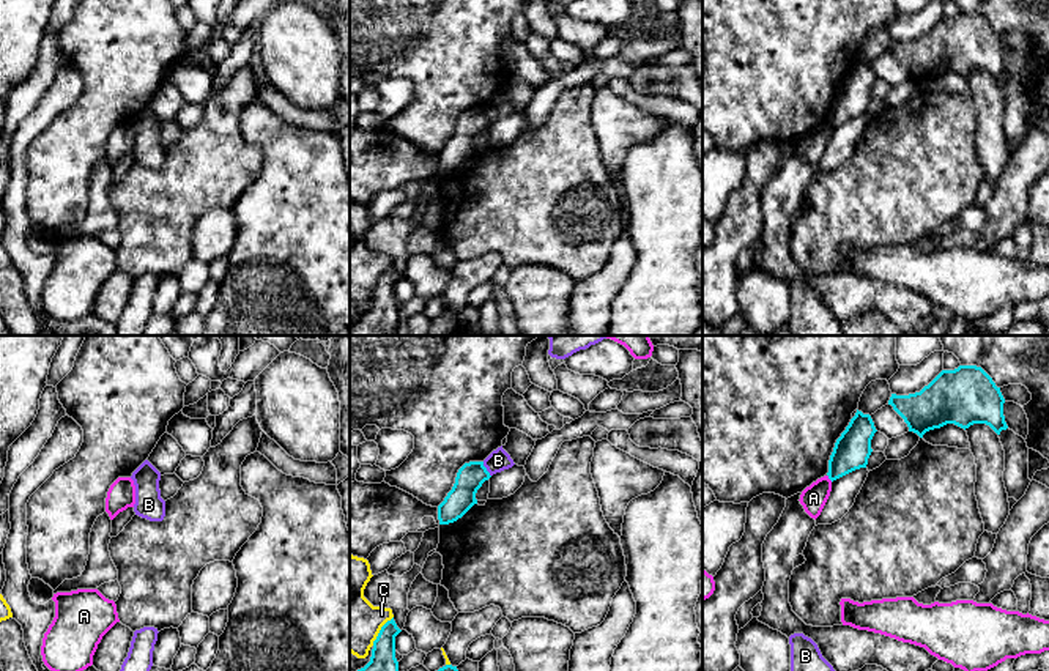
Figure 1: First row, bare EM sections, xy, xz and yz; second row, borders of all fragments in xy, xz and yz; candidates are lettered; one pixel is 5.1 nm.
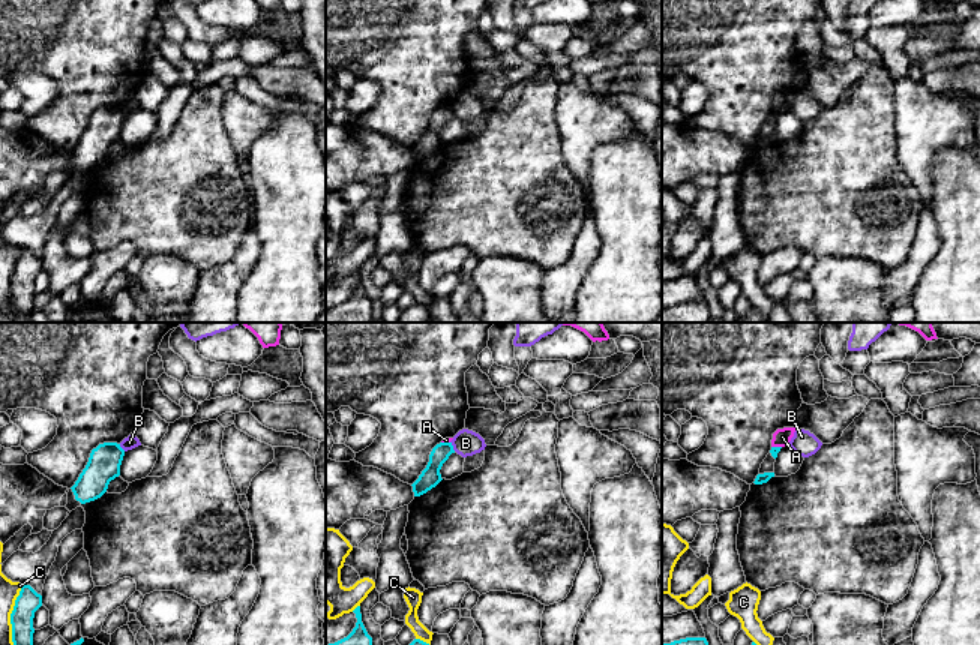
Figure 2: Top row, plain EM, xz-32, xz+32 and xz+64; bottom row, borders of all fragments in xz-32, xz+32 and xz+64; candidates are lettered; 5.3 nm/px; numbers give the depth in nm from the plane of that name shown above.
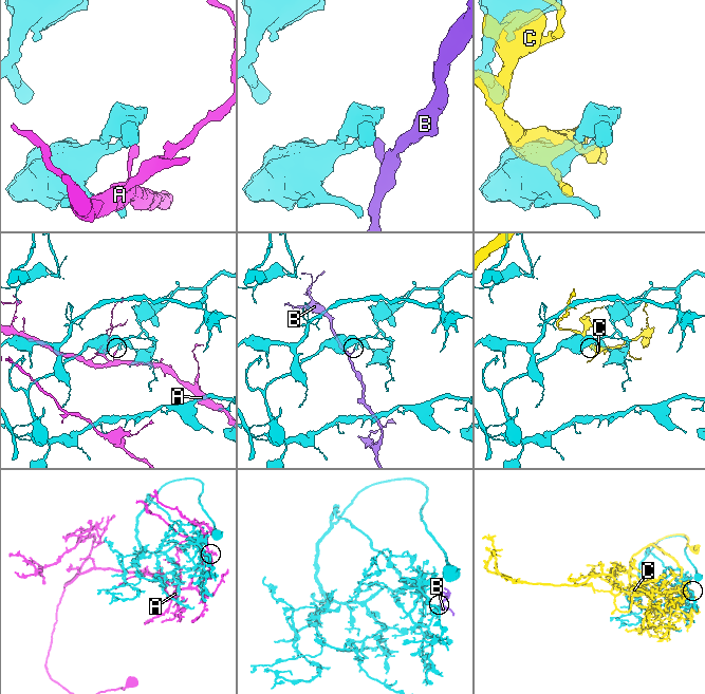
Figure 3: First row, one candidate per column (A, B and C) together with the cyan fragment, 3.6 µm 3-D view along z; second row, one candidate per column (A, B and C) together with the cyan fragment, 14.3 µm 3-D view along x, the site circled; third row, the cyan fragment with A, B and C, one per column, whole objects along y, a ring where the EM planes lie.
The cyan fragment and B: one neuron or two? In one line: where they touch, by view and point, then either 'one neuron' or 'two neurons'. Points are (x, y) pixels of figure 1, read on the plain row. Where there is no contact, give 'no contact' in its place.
contact xz (485, 117); two neurons

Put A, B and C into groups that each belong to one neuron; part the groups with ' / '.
A / B / C

